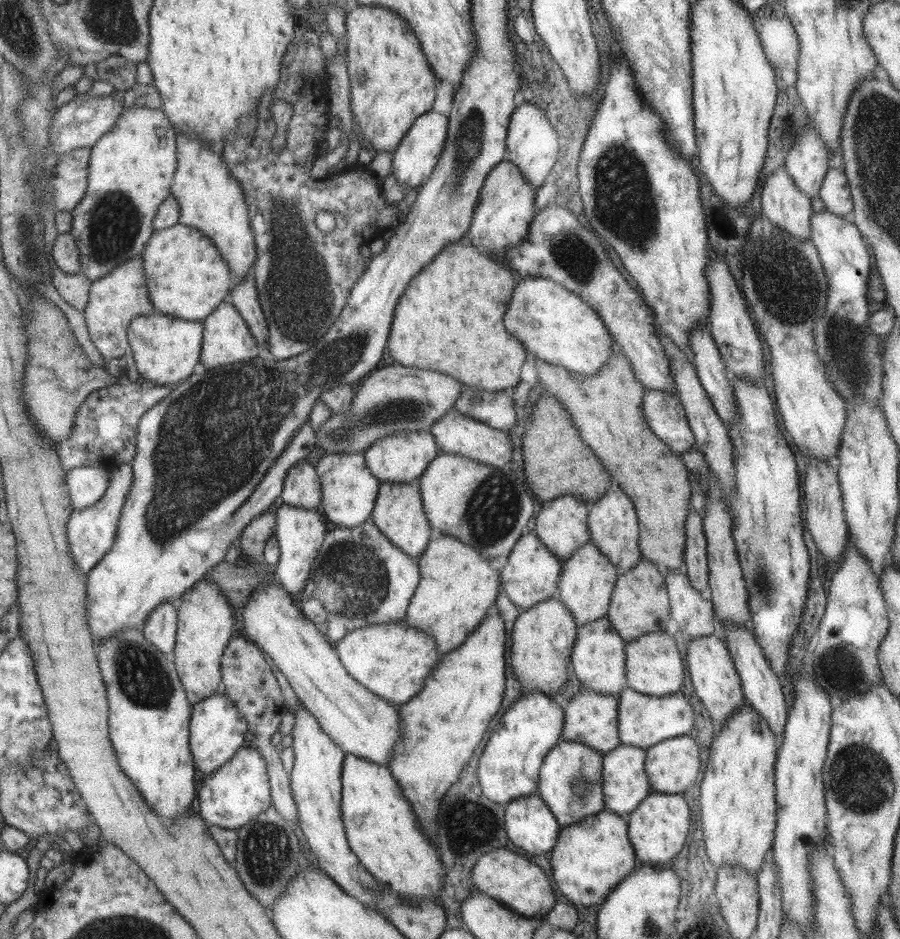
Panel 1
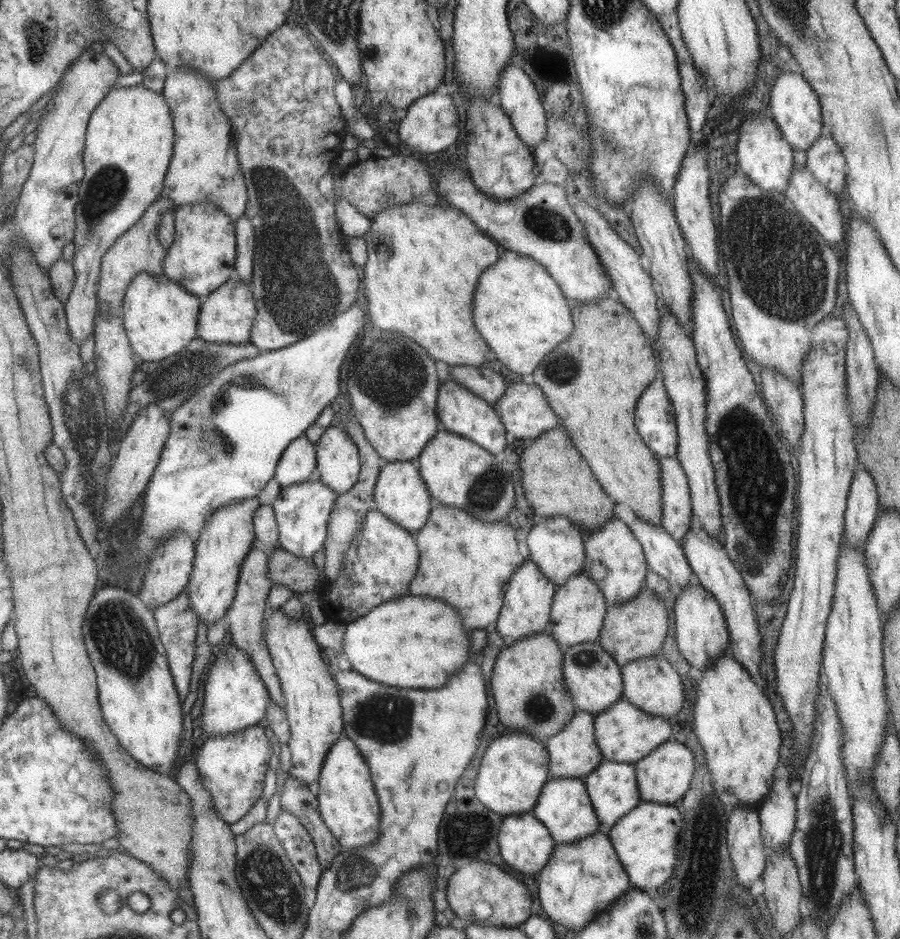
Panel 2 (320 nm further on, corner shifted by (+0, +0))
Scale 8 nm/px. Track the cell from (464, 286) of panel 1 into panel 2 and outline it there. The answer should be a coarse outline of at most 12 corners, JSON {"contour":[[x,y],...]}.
{"contour":[[443,201],[370,218],[369,326],[484,366],[470,308],[499,246]]}

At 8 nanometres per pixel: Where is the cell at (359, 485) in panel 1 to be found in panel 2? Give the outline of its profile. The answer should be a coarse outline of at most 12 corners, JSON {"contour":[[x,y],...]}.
{"contour":[[340,425],[315,443],[316,475],[337,496],[358,477],[357,445]]}

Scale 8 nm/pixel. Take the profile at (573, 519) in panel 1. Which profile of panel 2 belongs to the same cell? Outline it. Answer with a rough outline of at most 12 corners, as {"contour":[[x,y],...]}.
{"contour":[[551,516],[526,536],[529,560],[556,586],[584,572],[585,530]]}

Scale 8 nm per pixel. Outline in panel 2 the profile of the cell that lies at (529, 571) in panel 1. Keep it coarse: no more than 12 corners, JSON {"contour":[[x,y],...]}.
{"contour":[[532,560],[515,569],[496,632],[506,643],[547,630],[556,585]]}

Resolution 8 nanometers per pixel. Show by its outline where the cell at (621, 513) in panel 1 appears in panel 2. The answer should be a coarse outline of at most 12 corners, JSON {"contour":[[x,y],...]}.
{"contour":[[612,517],[588,531],[584,571],[607,607],[640,592],[649,568],[627,525]]}

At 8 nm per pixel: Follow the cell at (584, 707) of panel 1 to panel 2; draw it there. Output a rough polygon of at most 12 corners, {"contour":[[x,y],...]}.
{"contour":[[577,710],[544,741],[548,780],[584,778],[603,760],[594,714]]}

